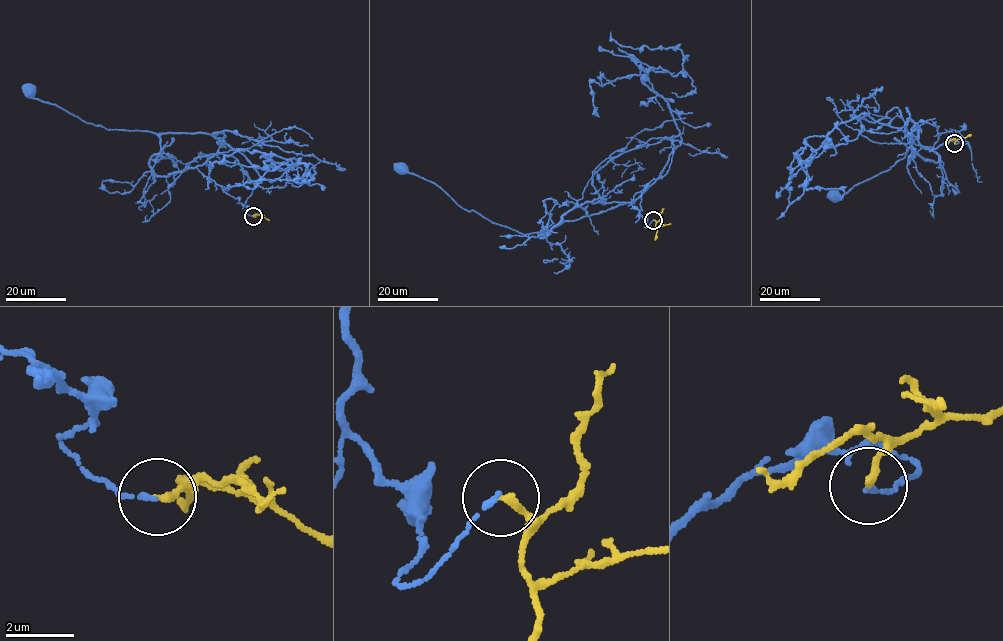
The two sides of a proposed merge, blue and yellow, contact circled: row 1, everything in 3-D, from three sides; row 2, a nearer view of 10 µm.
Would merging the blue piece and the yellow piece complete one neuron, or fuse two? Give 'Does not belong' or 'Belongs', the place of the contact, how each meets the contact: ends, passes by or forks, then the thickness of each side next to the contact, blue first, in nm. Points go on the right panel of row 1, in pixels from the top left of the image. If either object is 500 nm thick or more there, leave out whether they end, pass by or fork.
Does not belong. Place: (954, 143). At the ring blue ends. At the ring yellow ends. Thickness 140 nm (blue) against 200 nm

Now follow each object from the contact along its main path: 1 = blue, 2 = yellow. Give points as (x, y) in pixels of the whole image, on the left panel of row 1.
1: (253, 215), (242, 205), (254, 185), (232, 155), (160, 176), (156, 134), (85, 123), (29, 90)
2: (253, 215), (269, 220)

